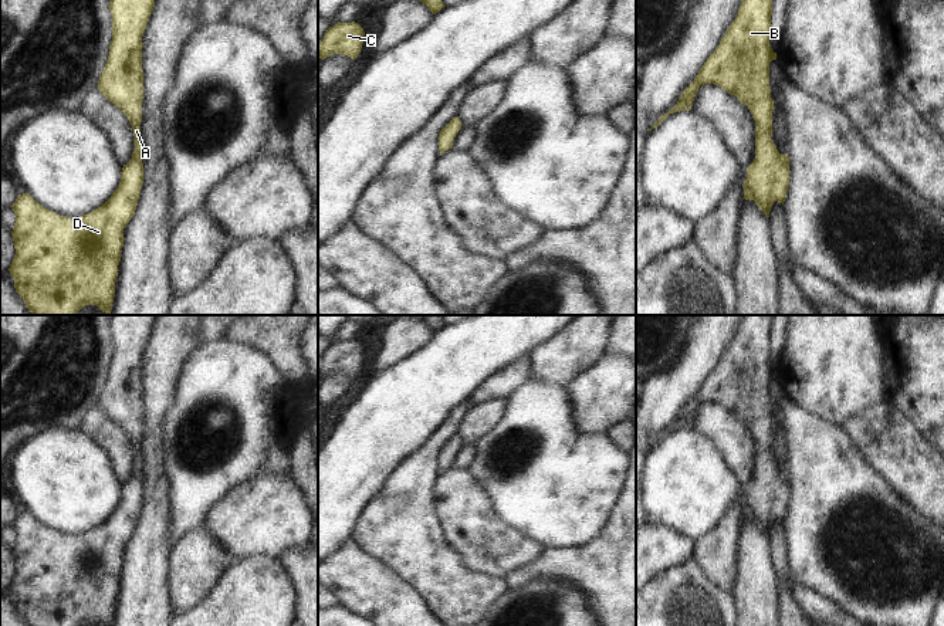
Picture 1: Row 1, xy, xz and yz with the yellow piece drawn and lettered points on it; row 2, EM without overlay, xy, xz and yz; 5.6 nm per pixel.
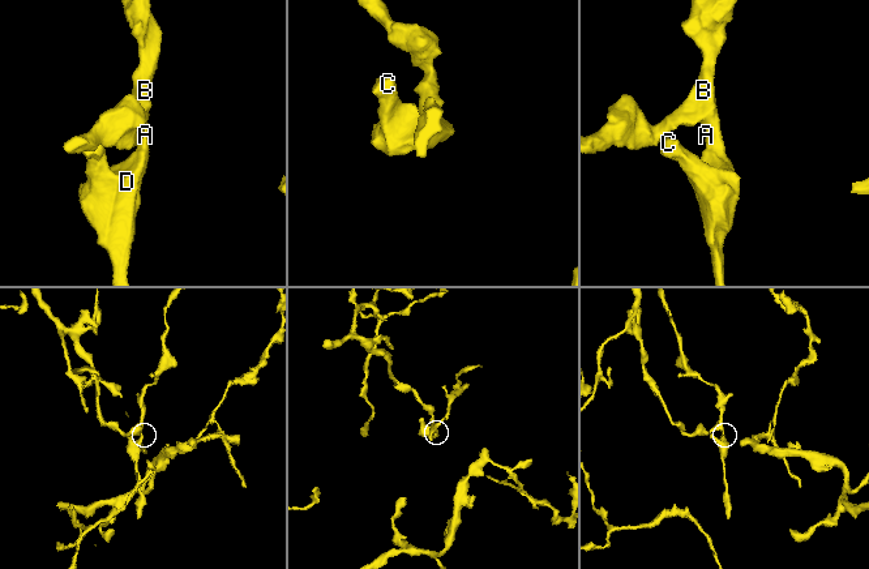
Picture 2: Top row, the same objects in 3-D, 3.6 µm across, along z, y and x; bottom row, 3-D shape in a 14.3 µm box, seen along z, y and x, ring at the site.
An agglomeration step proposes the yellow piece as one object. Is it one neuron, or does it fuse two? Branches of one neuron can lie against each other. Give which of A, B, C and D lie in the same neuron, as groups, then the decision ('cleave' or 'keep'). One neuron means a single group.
A B C D; keep

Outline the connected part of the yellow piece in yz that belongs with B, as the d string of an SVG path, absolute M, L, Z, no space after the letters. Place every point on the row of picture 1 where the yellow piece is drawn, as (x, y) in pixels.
M742 0L735 20L725 31L715 51L707 58L700 68L694 81L683 91L677 104L649 129L659 126L670 114L690 111L698 88L704 84L721 87L728 94L738 98L742 105L747 105L755 121L755 159L747 168L747 179L744 180L744 199L754 200L757 206L769 217L771 207L775 202L782 203L786 197L789 185L789 159L788 153L778 152L772 136L772 112L774 101L769 89L769 62L776 60L776 53L772 51L769 35L772 0Z

